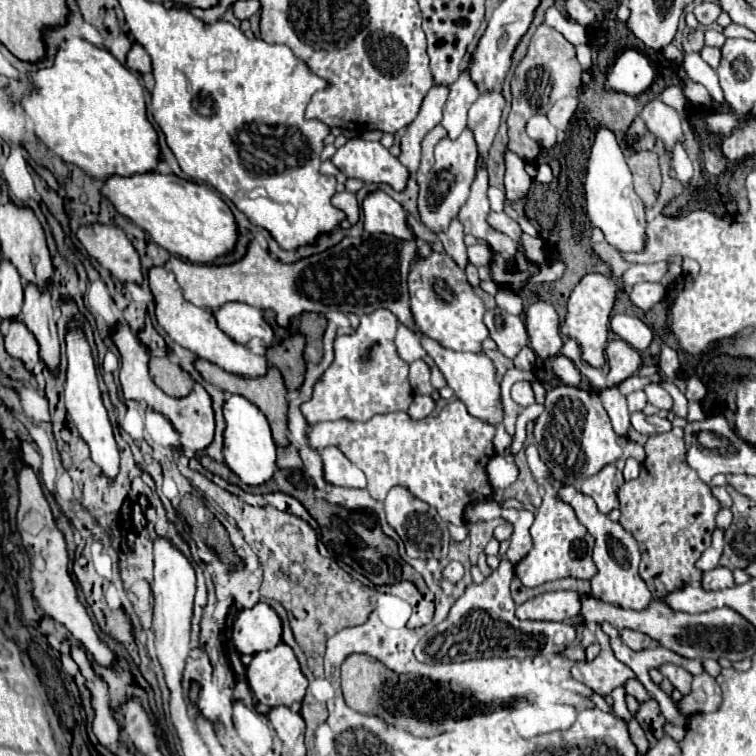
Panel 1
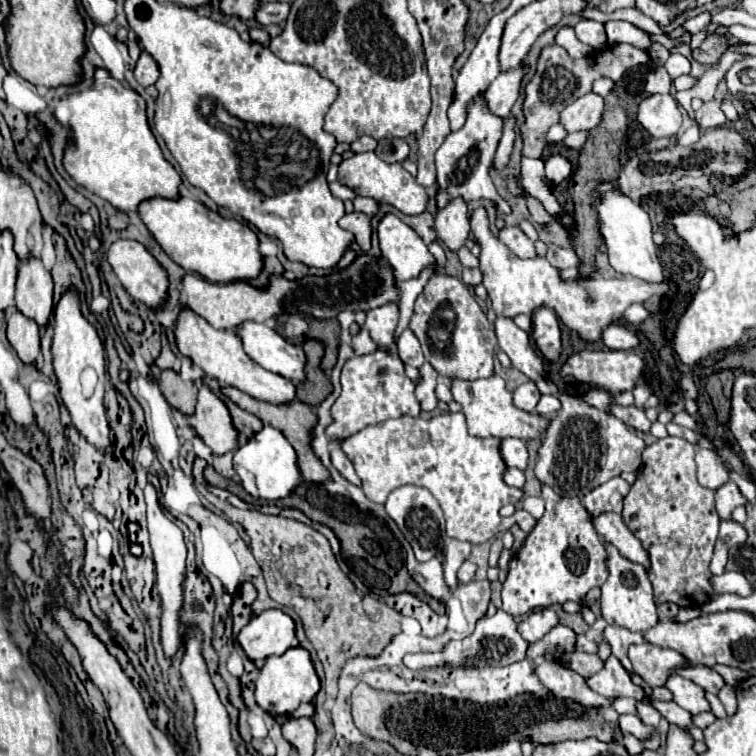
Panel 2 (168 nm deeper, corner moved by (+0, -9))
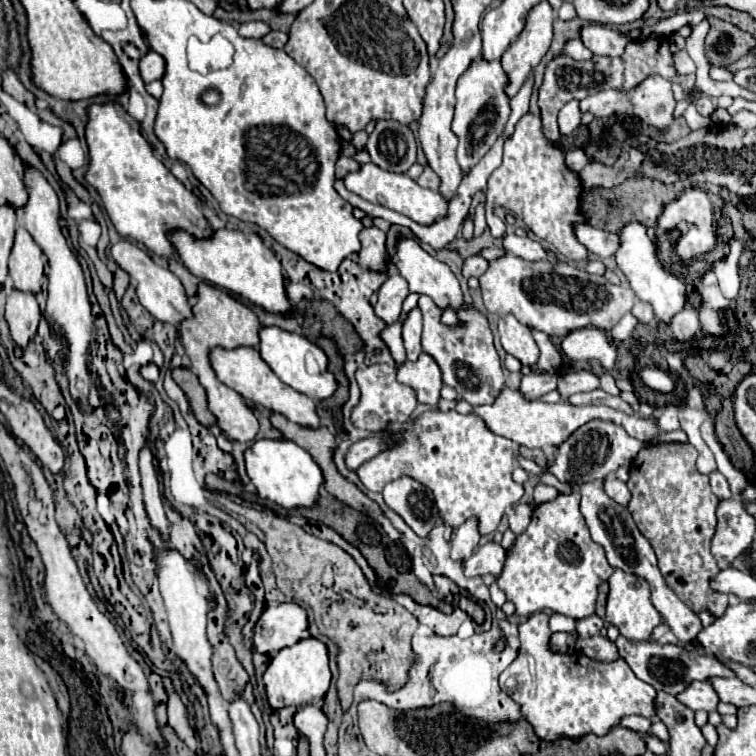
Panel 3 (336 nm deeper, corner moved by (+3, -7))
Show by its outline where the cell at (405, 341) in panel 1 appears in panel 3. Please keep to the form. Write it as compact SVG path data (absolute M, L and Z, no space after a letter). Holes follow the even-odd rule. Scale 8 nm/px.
M417 306L417 308L409 310L409 314L401 326L403 344L407 350L407 360L417 360L421 354L421 326L423 326L423 314Z

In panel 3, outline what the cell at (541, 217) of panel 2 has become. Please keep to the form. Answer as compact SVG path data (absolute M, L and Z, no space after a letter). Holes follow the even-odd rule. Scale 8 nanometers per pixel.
M527 112L517 122L513 134L505 140L501 166L489 176L485 190L485 208L487 212L497 206L507 208L515 216L519 216L537 238L549 242L565 258L583 262L587 260L589 252L579 244L573 228L575 224L587 220L587 216L581 212L579 188L581 178L577 172L567 168L565 152L543 136L541 116Z

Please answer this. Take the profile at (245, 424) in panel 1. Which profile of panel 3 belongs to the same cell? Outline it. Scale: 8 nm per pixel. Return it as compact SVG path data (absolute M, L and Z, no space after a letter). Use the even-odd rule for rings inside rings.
M257 440L245 452L245 466L251 482L257 486L259 498L271 500L283 508L313 508L319 502L319 490L323 488L323 472L313 456L289 440Z

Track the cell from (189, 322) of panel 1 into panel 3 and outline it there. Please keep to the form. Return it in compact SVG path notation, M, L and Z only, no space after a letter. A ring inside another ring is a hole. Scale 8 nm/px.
M241 346L241 348L235 348L235 350L215 348L211 352L211 366L213 366L217 378L223 384L227 384L229 388L233 388L241 396L249 398L251 402L259 404L263 410L267 410L267 412L279 412L287 420L291 420L291 422L295 422L299 426L305 426L305 428L317 428L317 426L321 426L319 416L317 416L317 404L309 396L305 396L305 394L293 390L291 386L283 384L273 374L273 370L269 368L269 364L261 358L261 354L259 354L257 348L247 348L247 346Z

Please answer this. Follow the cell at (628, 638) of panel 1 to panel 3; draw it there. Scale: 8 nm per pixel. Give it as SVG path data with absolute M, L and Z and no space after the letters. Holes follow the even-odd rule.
M617 638L617 648L619 648L621 658L631 666L631 670L635 672L635 676L639 680L651 684L655 690L663 690L673 696L677 696L681 690L685 690L689 686L689 682L693 682L693 680L705 682L715 676L721 676L721 678L735 676L717 658L701 654L697 650L685 650L683 646L677 646L677 644L659 646L657 642L649 642L649 640L647 642L629 642L625 638Z

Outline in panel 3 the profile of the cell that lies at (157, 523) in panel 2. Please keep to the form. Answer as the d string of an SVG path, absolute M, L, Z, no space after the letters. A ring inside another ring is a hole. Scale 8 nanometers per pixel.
M147 444L139 452L139 470L141 470L141 486L143 486L145 508L147 508L149 520L153 524L153 528L159 530L161 538L167 540L169 538L167 536L169 534L169 522L167 522L165 510L163 510L163 496L161 496L157 472L153 466L153 452Z

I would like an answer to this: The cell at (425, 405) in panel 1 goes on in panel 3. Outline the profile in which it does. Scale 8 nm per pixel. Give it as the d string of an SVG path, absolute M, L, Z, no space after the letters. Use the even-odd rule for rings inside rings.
M423 352L417 358L417 362L405 360L403 364L397 364L395 368L397 368L397 380L415 390L419 404L437 406L441 398L443 378L441 378L441 368L433 360L433 356Z

